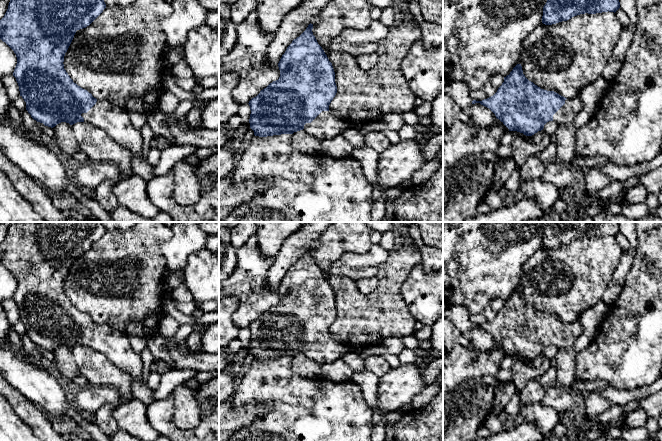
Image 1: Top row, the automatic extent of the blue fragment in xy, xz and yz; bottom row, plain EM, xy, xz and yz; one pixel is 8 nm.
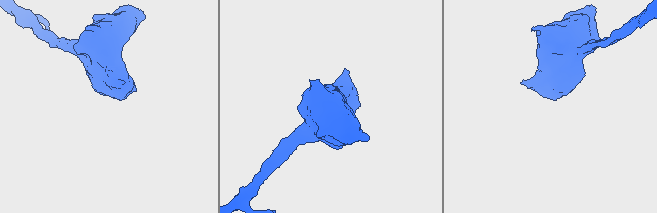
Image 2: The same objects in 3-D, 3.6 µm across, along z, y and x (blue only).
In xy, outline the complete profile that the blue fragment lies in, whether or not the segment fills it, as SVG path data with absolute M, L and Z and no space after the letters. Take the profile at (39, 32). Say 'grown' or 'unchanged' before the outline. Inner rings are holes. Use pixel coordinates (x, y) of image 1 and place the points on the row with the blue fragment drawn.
grown | M10 0L8 9L4 17L0 20L0 39L5 42L16 54L17 64L13 72L13 76L16 78L16 81L19 86L20 96L26 102L26 110L31 115L31 117L37 122L43 123L48 127L55 127L61 122L69 123L73 125L77 122L86 122L92 124L93 126L103 130L113 141L123 145L124 147L131 150L132 154L136 158L141 158L143 141L142 136L139 130L135 129L129 119L129 112L112 107L111 104L106 100L97 100L89 93L87 90L81 88L70 78L66 70L64 69L64 56L67 52L74 35L77 30L86 28L89 26L106 8L104 0Z

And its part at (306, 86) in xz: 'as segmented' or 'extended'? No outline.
extended

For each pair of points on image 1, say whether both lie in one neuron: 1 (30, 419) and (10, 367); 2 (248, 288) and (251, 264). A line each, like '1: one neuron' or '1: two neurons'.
1: two neurons
2: one neuron

